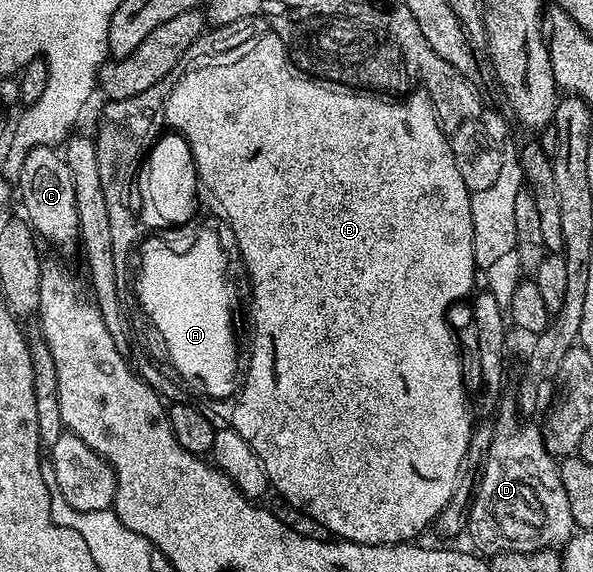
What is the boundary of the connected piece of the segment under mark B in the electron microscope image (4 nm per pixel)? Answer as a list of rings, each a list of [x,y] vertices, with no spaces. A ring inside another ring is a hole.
[[[276,34],[273,38],[264,38],[264,42],[260,42],[260,46],[256,46],[256,50],[248,54],[248,58],[240,58],[236,66],[216,66],[216,70],[200,70],[200,74],[192,74],[192,78],[188,78],[184,73],[179,77],[184,82],[184,86],[180,86],[180,90],[170,92],[172,102],[164,102],[163,121],[168,121],[172,125],[169,127],[188,141],[190,152],[196,153],[196,162],[200,162],[196,173],[199,185],[210,188],[210,192],[214,192],[214,200],[224,202],[224,210],[232,214],[232,226],[236,226],[236,234],[240,234],[240,246],[244,246],[244,258],[248,258],[248,266],[252,266],[252,278],[256,278],[256,358],[252,358],[252,378],[248,378],[248,390],[244,390],[244,402],[240,402],[240,410],[232,410],[236,414],[236,422],[231,429],[236,430],[238,436],[246,440],[246,444],[250,444],[250,448],[256,453],[266,472],[271,489],[277,490],[284,497],[281,499],[287,505],[293,506],[295,510],[301,510],[303,514],[322,524],[322,528],[326,528],[329,535],[345,542],[357,542],[363,546],[395,546],[397,542],[412,542],[419,539],[416,537],[427,526],[429,528],[435,523],[455,491],[474,427],[474,419],[472,420],[474,410],[470,405],[469,391],[466,389],[466,370],[464,374],[463,368],[460,367],[460,350],[456,347],[456,338],[448,327],[447,318],[452,302],[458,301],[463,294],[473,293],[472,281],[478,275],[474,258],[471,193],[466,188],[466,184],[462,184],[462,172],[458,172],[458,164],[454,164],[452,144],[444,127],[440,125],[436,109],[432,107],[431,100],[423,92],[412,92],[399,100],[393,100],[376,92],[365,92],[360,88],[343,86],[337,82],[326,82],[312,77],[311,74],[305,74],[288,57],[287,46]]]

